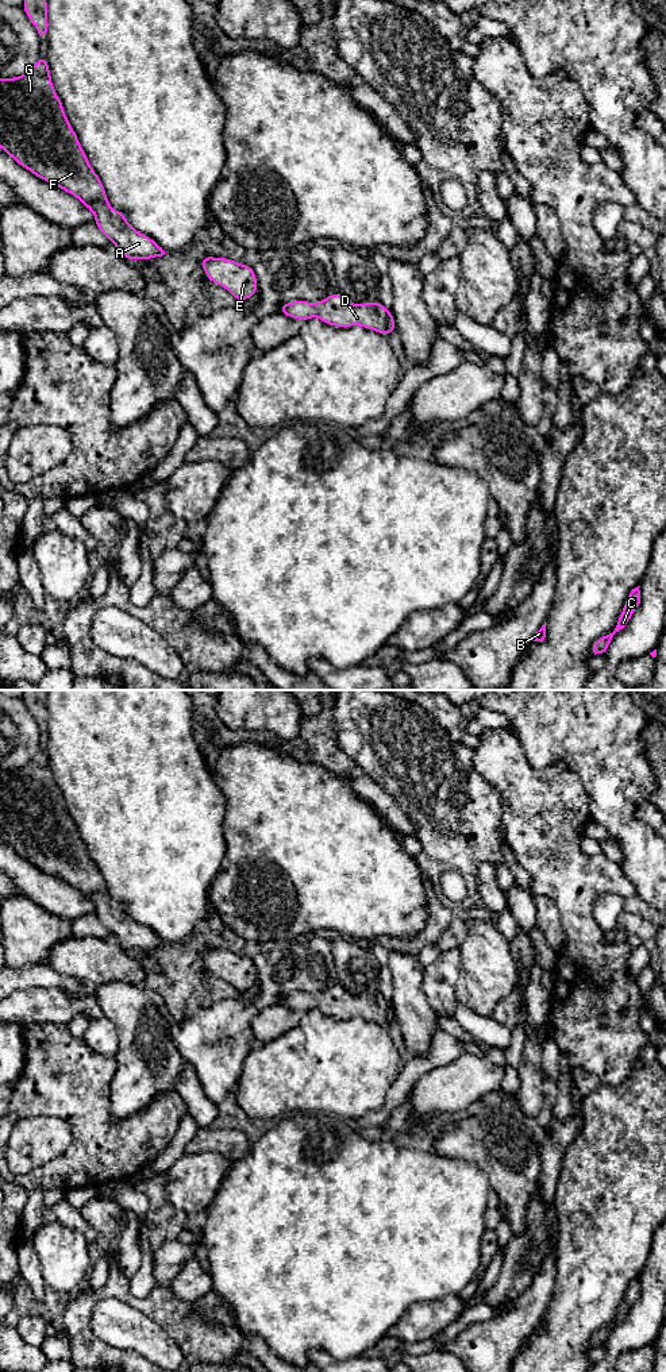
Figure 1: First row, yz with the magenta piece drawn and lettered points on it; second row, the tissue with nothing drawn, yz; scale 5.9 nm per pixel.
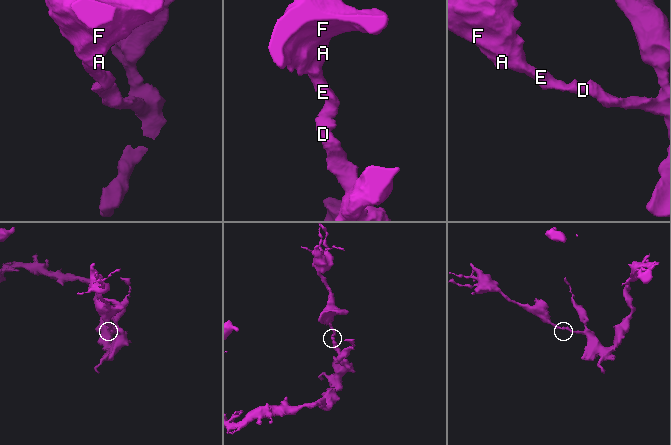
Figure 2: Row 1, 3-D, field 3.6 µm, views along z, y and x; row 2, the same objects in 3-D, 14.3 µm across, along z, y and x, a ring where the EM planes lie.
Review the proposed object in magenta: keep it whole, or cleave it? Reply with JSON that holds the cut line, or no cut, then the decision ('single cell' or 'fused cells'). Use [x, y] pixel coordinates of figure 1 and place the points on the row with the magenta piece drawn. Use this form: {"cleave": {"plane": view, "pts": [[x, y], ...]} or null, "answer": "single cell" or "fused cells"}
{"cleave": null, "answer": "single cell"}

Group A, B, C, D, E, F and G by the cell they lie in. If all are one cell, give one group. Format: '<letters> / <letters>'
A B C D E F G

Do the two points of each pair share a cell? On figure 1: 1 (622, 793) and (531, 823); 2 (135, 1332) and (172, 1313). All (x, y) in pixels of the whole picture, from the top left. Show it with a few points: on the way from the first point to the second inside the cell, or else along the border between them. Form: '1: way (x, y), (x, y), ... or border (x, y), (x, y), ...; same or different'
1: border (577, 774), (586, 794), (588, 812), (592, 817); different
2: border (127, 1303), (142, 1310), (176, 1344); different

